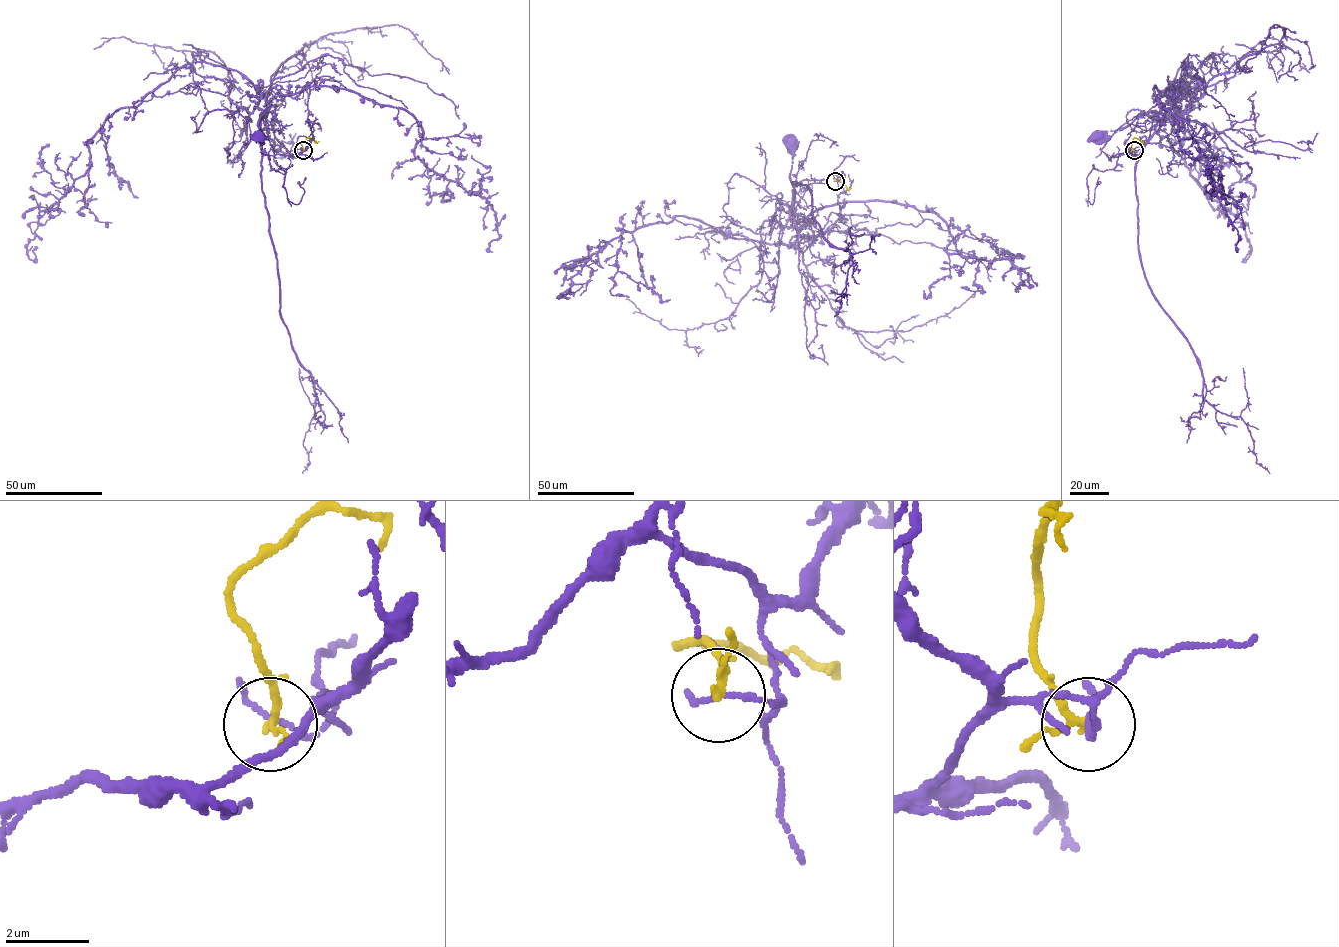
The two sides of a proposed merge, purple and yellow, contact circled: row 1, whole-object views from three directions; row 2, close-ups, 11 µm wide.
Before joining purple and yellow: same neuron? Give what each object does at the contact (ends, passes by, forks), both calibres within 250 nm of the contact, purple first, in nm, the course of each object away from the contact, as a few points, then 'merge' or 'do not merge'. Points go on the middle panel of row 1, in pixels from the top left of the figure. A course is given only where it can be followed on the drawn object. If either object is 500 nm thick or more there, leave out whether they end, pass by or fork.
purple passes by | yellow passes by | 110/160 nm | purple via (835, 181), (837, 176), (830, 174), (825, 179), (796, 183), (792, 210), (792, 145) | yellow via (835, 181), (833, 178), (851, 188) | do not merge

